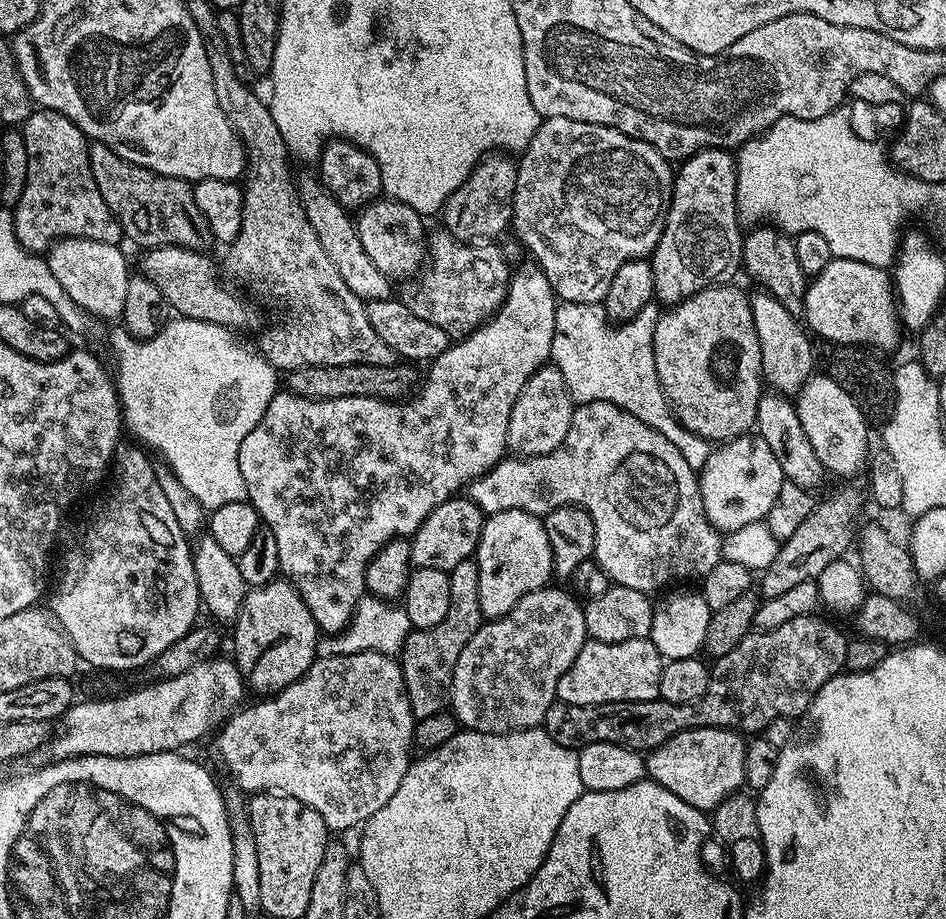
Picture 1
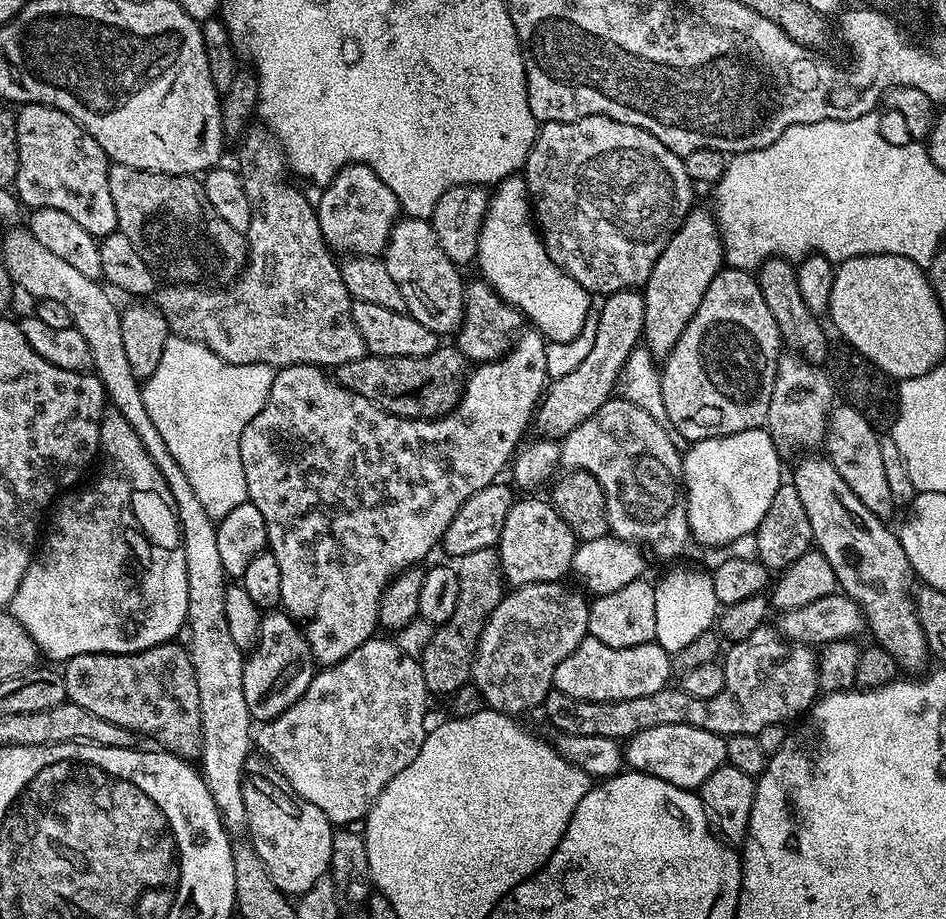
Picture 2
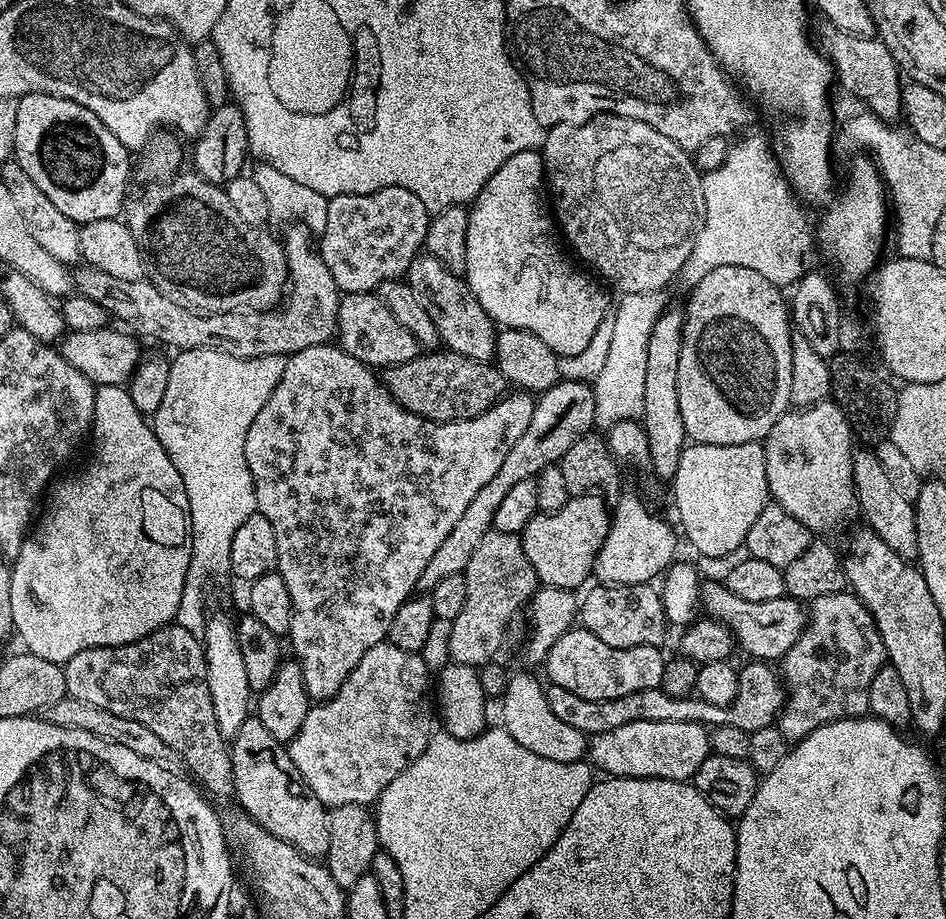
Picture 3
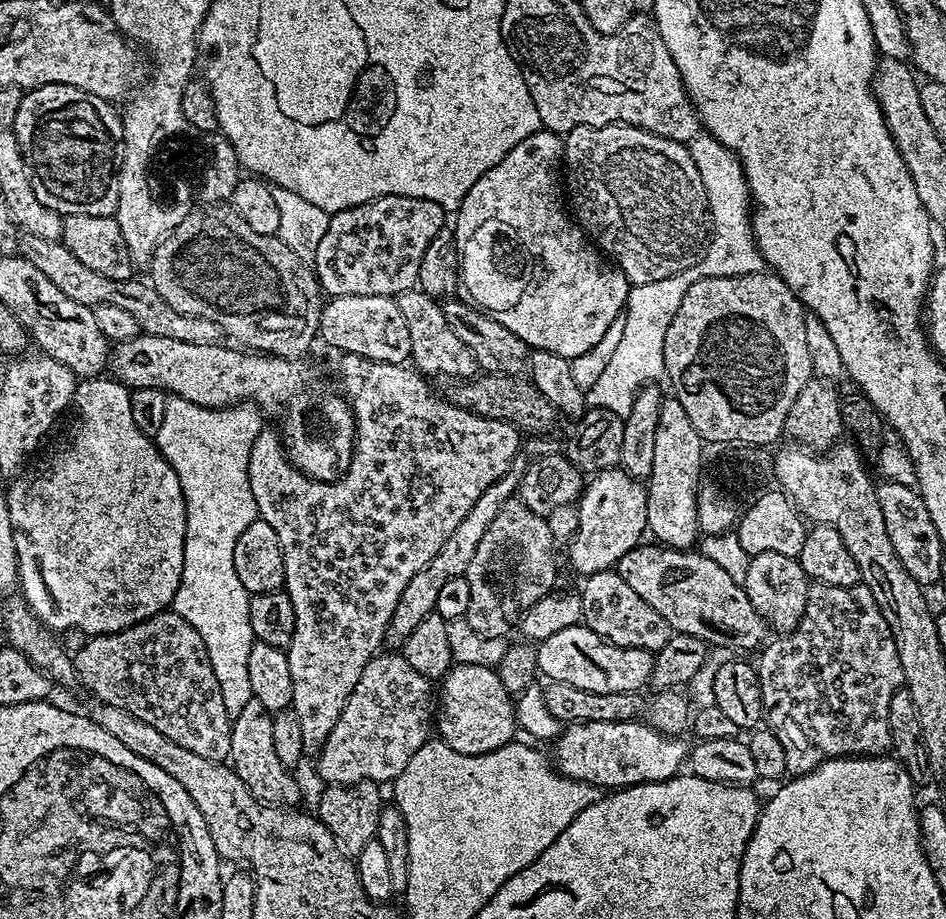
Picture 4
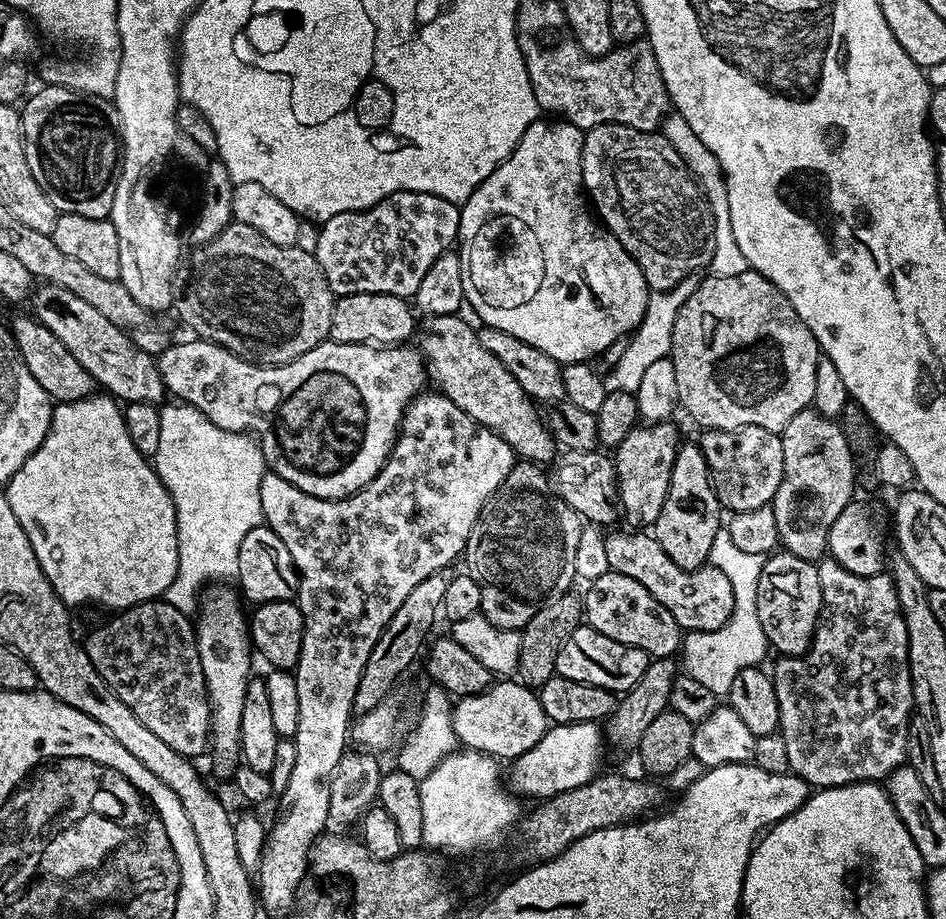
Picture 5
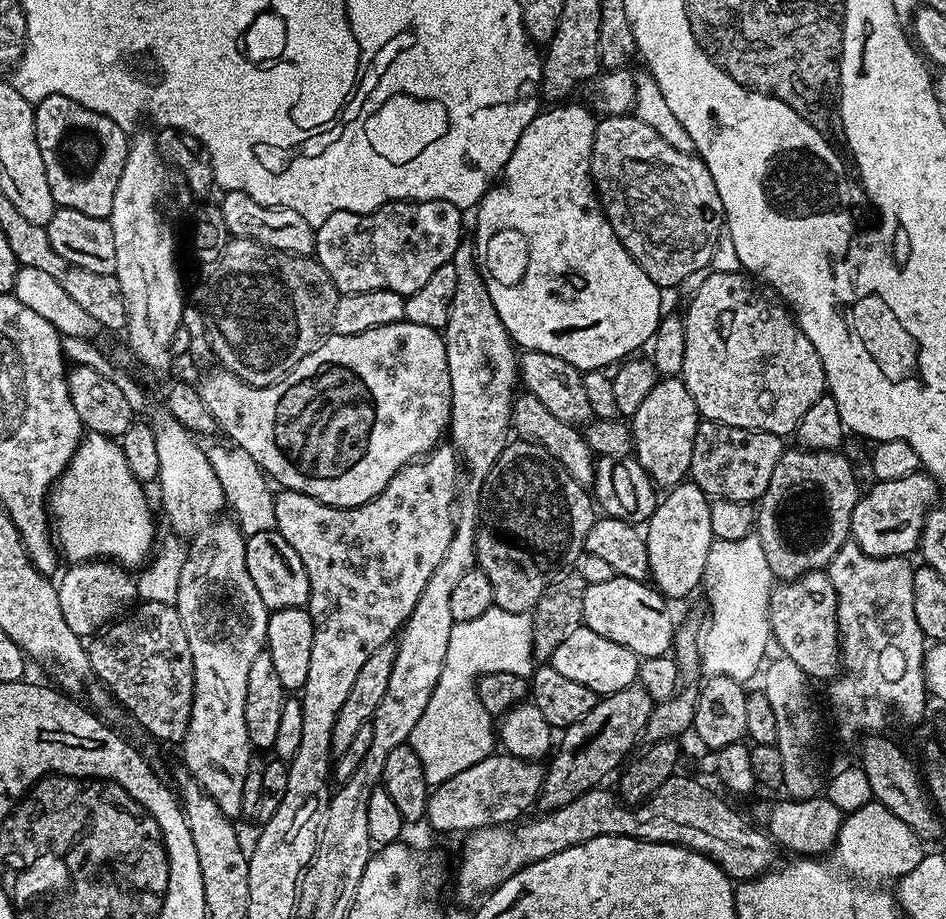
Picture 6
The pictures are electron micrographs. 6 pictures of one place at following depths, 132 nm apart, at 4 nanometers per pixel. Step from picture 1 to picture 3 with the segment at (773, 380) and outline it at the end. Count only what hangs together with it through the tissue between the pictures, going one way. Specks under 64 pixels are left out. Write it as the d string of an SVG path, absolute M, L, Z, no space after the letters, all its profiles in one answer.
M831 399L784 412L762 443L769 497L780 504L786 514L798 518L809 532L828 532L857 515L852 427L848 425L844 412Z

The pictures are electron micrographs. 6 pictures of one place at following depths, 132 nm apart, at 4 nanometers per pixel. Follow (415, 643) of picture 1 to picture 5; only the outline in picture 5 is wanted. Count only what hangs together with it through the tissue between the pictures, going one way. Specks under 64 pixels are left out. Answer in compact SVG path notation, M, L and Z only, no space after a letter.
M517 462L513 464L510 474L506 474L506 478L498 486L498 490L494 490L494 494L490 494L488 501L482 506L482 510L478 514L478 518L474 522L474 530L470 530L470 538L464 547L462 564L465 564L466 575L474 578L474 582L478 582L478 586L482 590L482 602L480 603L480 612L486 617L491 624L499 628L510 628L513 630L521 630L534 614L538 613L540 607L550 600L555 599L567 593L573 586L572 580L577 579L576 571L574 570L574 550L578 548L578 538L582 534L582 530L586 527L585 521L581 519L573 509L563 501L563 498L556 495L550 483L550 476L547 471L539 464L531 462Z

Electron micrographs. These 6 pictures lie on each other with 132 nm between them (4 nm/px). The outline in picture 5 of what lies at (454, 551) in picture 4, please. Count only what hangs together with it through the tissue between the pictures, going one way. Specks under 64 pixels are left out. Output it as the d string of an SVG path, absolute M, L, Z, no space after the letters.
M451 567L430 574L430 578L424 579L402 601L402 607L395 612L394 618L390 618L386 630L382 630L382 638L378 638L378 642L374 642L374 650L370 650L370 658L366 658L366 670L362 670L362 678L358 678L358 690L354 690L354 706L352 707L356 716L374 710L374 706L378 706L378 702L382 702L391 695L396 679L411 666L412 659L419 652L421 655L426 641L433 635L433 633L431 634L432 623L435 622L436 616L438 620L441 615L442 598L450 586L452 575L454 572Z

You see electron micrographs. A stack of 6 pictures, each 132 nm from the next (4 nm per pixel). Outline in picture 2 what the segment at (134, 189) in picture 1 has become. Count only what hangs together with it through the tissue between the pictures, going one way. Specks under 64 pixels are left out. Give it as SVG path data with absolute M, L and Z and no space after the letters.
M109 163L108 181L118 231L130 238L148 267L161 277L169 276L169 281L185 286L227 286L244 271L250 255L245 233L234 230L234 226L210 206L203 183L195 175L171 176L165 172L147 172L125 164Z

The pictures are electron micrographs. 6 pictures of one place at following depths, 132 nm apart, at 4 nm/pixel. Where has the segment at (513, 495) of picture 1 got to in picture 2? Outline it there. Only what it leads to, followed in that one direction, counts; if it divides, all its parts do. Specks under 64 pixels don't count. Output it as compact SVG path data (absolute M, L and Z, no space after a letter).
M613 398L605 402L594 414L590 414L590 418L586 418L586 422L582 422L582 426L570 430L570 434L563 437L562 443L560 444L561 469L589 472L594 478L598 478L598 482L602 486L604 497L606 498L608 527L611 535L618 539L631 541L636 545L643 546L649 553L652 551L656 556L676 556L687 546L687 544L690 544L690 533L688 530L688 499L684 497L684 461L682 459L681 449L676 449L675 442L677 443L677 441L673 439L670 432L670 437L668 437L667 431L669 432L669 429L665 427L665 425L654 422L654 418L650 418L650 414L646 414L646 410L642 410L642 406L631 404L630 401L623 398Z

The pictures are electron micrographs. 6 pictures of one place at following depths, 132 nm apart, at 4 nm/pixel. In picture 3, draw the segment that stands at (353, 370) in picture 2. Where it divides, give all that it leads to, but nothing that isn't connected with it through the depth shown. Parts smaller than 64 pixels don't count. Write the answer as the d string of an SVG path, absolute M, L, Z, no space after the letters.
M428 350L410 362L387 369L382 383L407 412L435 420L438 424L474 418L495 404L510 388L508 379L498 371L495 363L466 358L447 350Z

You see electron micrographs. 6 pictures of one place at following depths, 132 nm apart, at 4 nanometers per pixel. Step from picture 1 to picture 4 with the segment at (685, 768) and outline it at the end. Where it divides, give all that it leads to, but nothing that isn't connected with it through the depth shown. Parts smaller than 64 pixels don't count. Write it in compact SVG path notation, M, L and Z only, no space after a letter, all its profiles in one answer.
M639 719L569 724L554 740L554 767L564 776L590 782L601 790L619 790L631 784L660 784L685 767L690 748L684 742L679 736L655 732Z

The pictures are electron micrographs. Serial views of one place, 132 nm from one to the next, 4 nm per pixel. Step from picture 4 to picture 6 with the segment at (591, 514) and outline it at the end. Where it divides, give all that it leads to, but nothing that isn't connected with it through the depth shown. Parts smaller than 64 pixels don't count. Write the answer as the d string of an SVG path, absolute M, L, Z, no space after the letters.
M657 379L654 390L644 399L642 406L630 418L632 447L636 461L644 467L657 489L675 488L685 483L690 470L690 454L694 454L694 434L702 417L696 408L690 390L686 390L683 379Z

